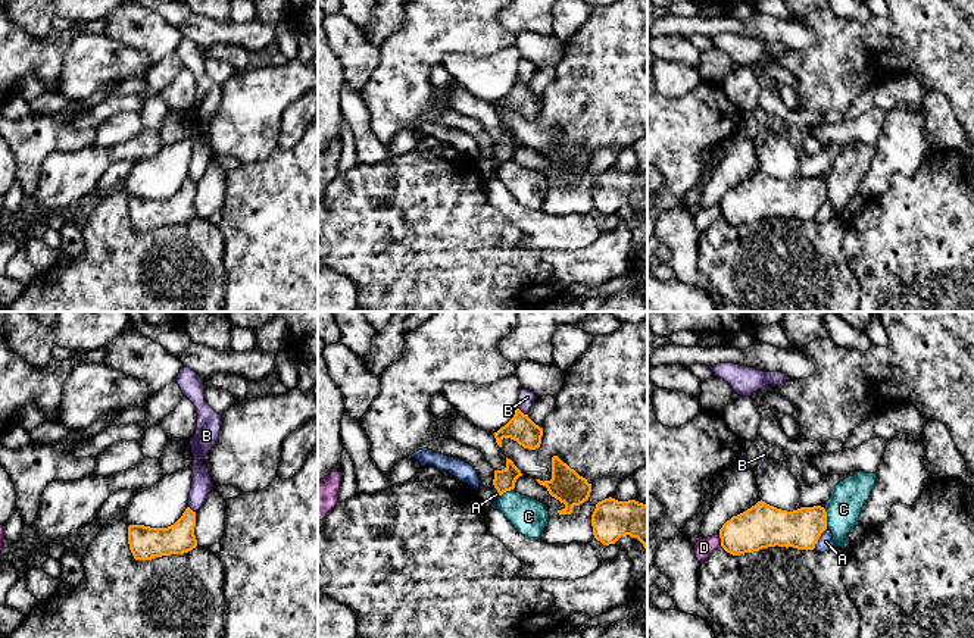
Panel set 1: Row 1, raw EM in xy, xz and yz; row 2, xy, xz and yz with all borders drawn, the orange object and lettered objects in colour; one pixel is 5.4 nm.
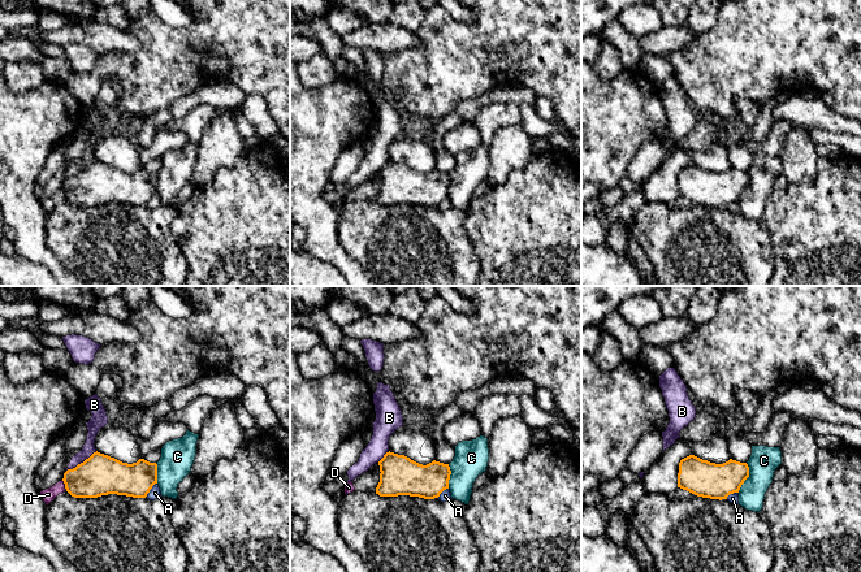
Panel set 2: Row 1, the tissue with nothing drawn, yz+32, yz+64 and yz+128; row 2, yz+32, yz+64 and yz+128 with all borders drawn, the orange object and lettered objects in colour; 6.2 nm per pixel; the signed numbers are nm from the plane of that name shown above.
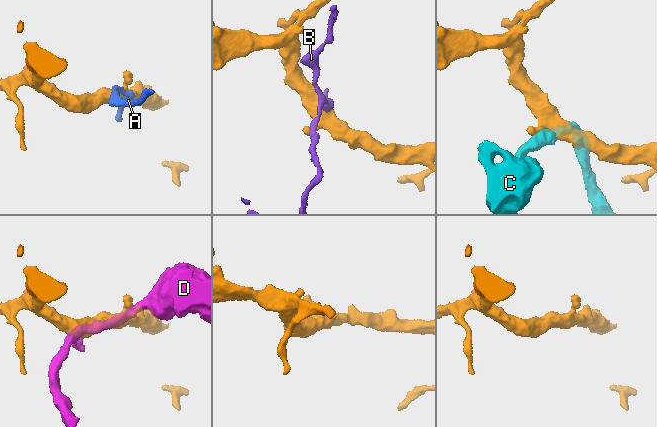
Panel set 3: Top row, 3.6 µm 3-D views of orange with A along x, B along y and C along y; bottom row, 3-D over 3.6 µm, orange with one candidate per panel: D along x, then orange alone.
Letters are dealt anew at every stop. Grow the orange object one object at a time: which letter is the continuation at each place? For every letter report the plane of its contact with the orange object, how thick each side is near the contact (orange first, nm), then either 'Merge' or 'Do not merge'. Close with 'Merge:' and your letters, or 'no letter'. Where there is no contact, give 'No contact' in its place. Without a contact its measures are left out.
A: Touches orange in yz. Thickness 220 nm (orange) against 80 nm. Do not merge
B: Touches orange in xz. Thickness 150 nm (orange) against 90 nm. Do not merge
C: Touches orange in yz. Thickness 220 nm (orange) against 190 nm. Do not merge
D: Touches orange in yz. Thickness 240 nm (orange) against 100 nm. Do not merge
Merge: no letter

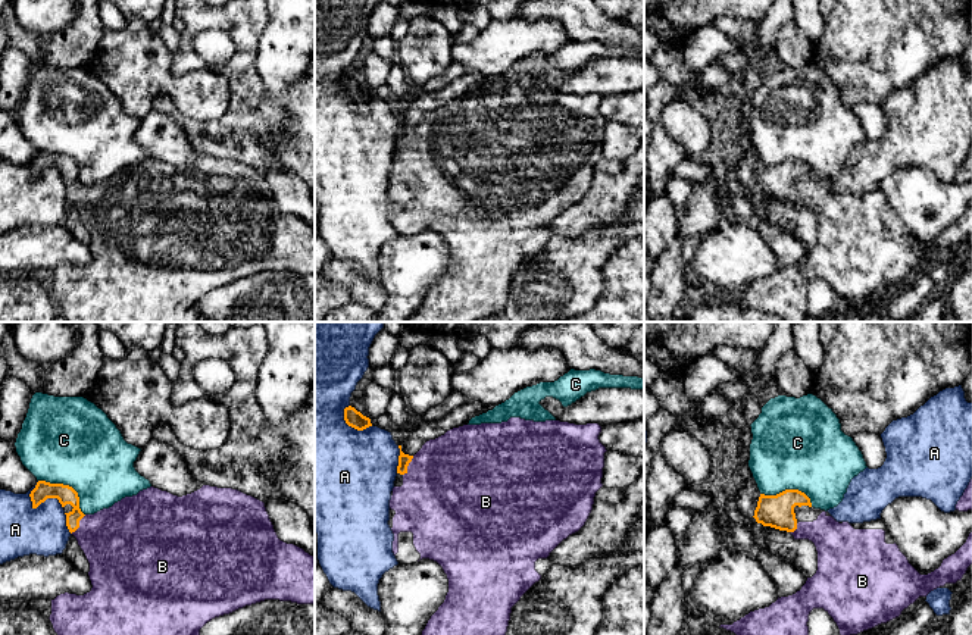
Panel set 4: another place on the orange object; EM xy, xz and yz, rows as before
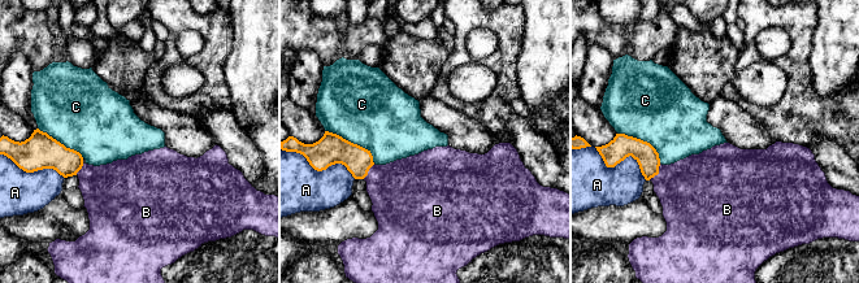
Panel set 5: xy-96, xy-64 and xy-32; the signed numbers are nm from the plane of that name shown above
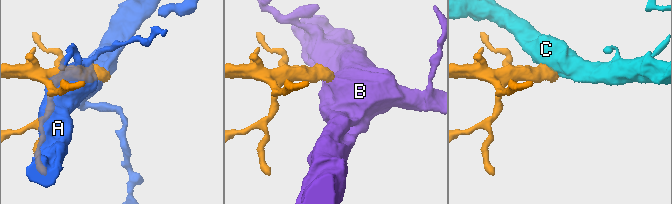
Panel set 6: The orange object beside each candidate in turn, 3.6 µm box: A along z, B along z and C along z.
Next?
A: Touches orange in xy. Thickness 100 nm (orange) against 260 nm. Do not merge
B: Touches orange in xy. Thickness 100 nm (orange) against 400 nm. Merge
C: Touches orange in xy. Thickness 100 nm (orange) against 480 nm. Do not merge
Merge: B

